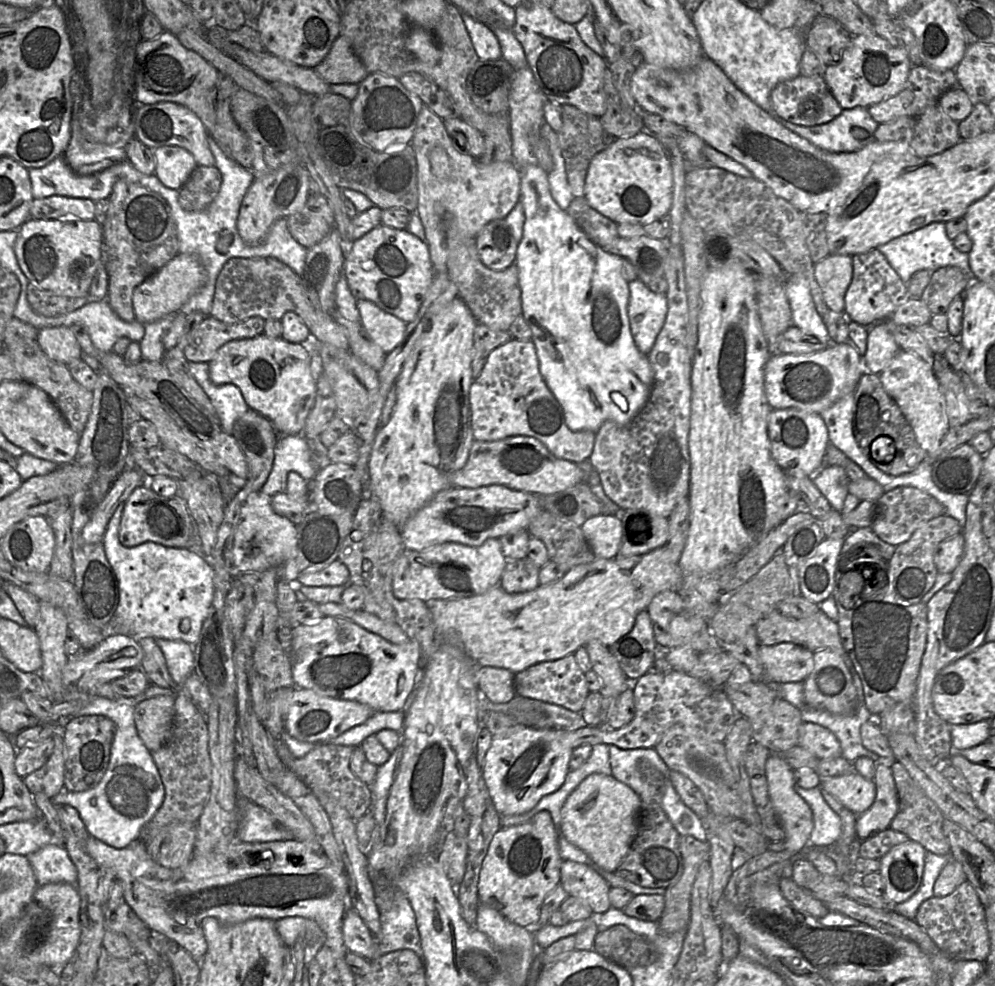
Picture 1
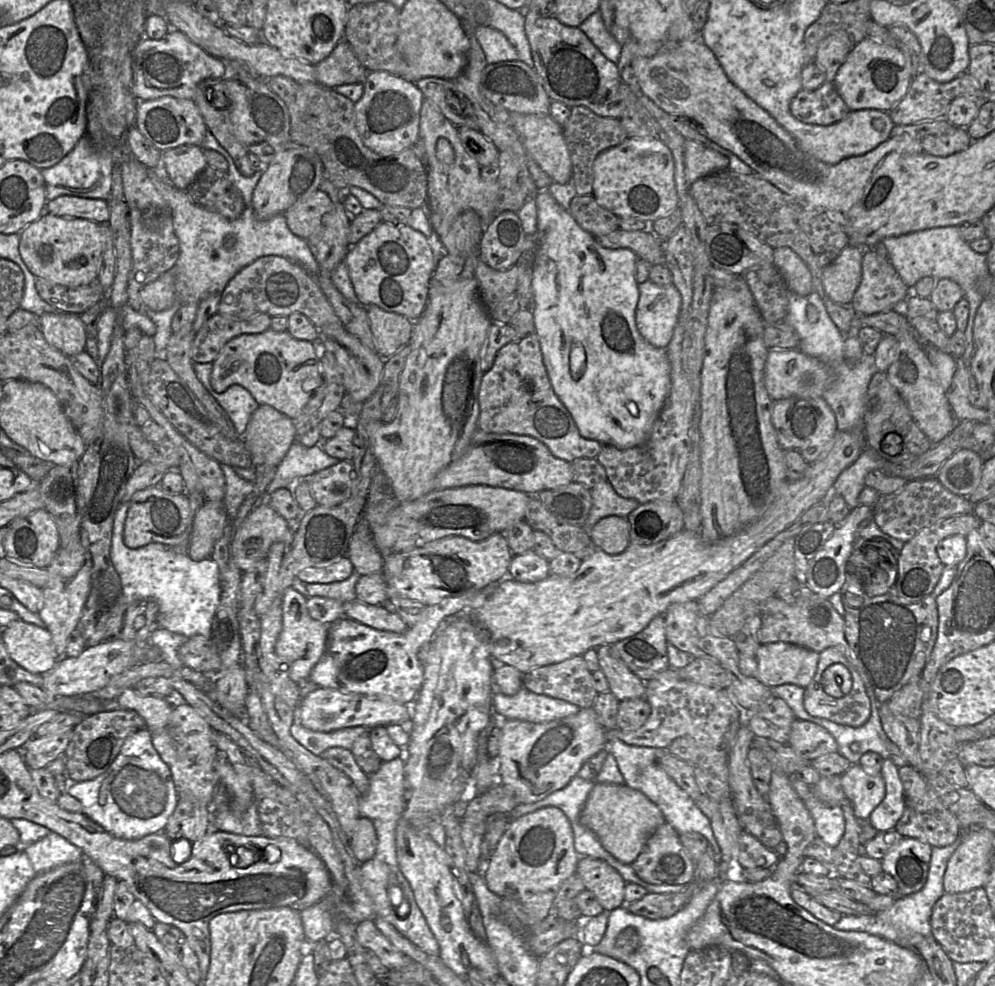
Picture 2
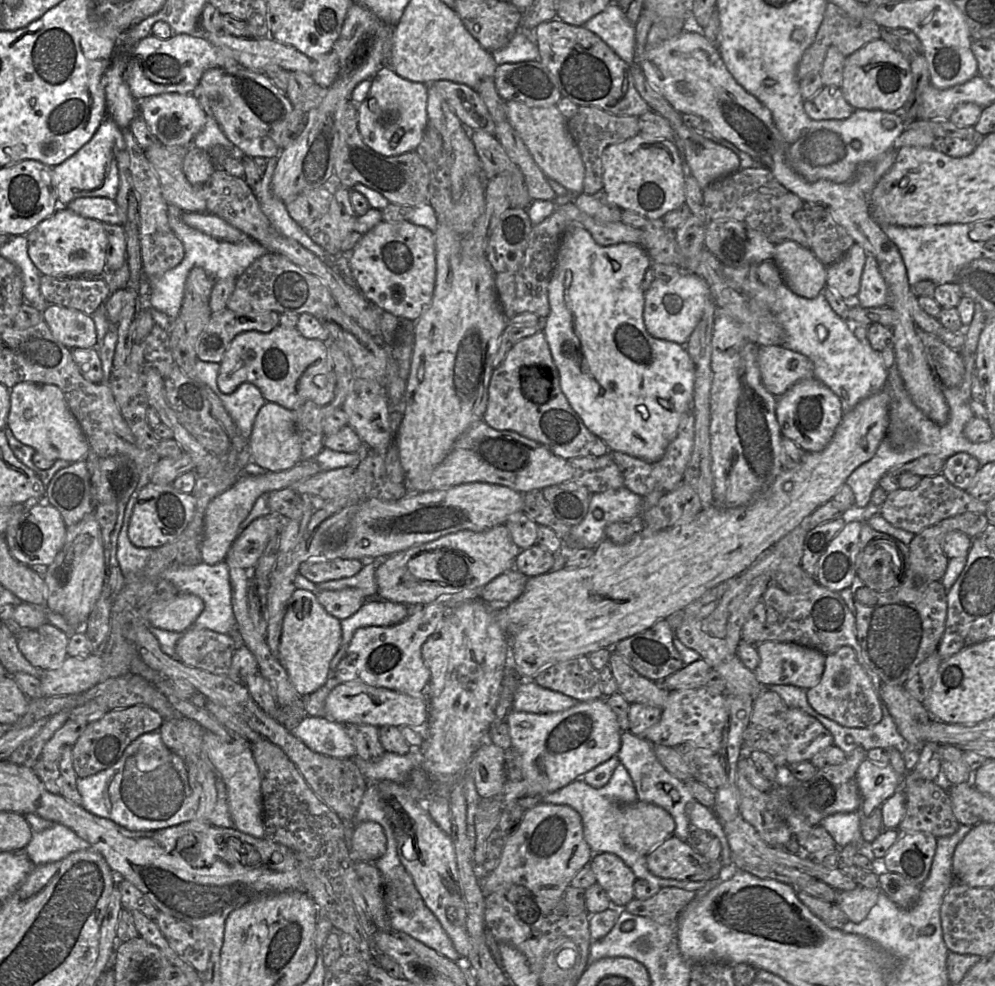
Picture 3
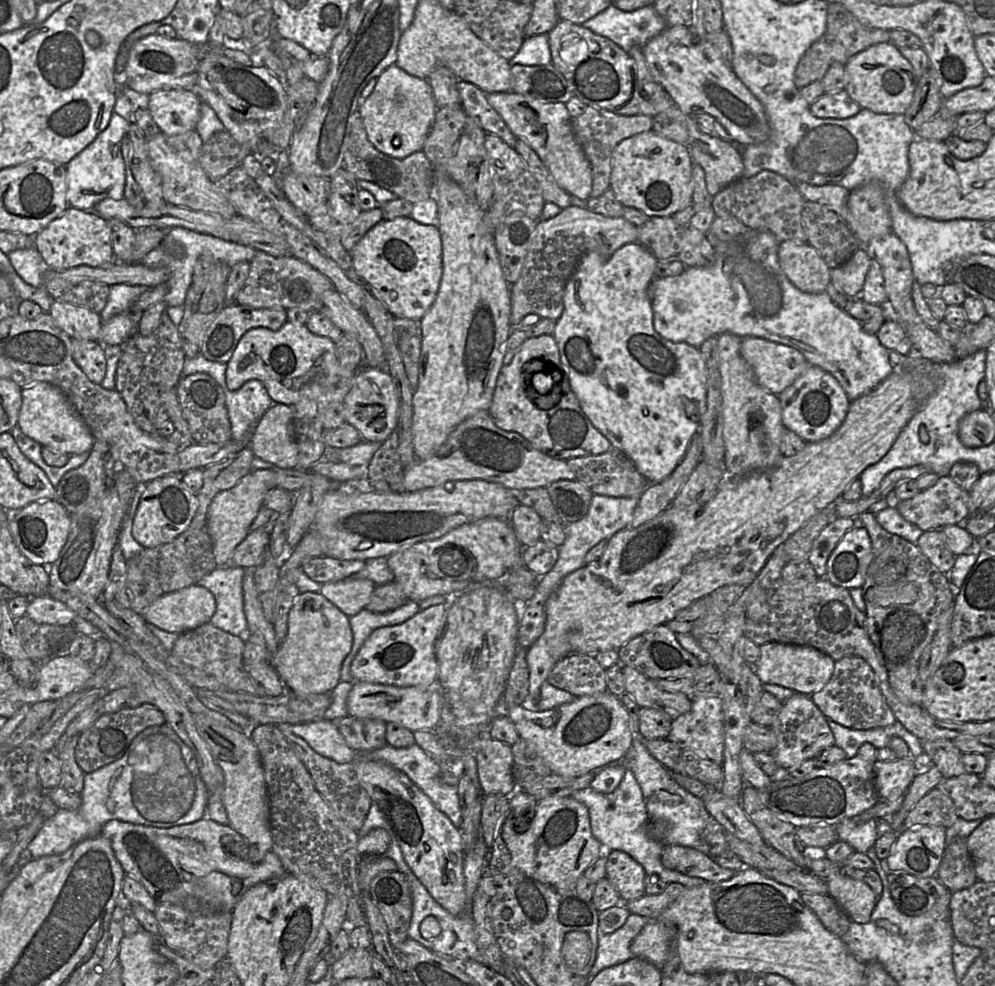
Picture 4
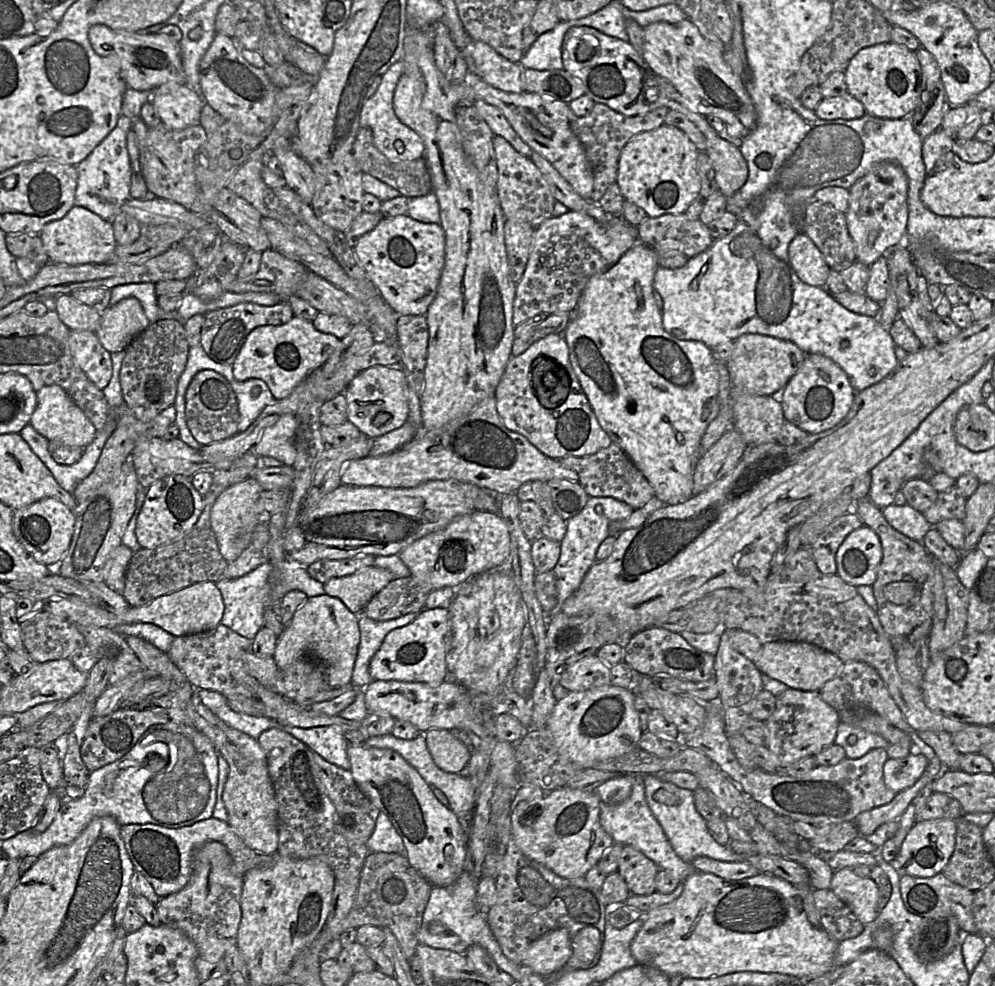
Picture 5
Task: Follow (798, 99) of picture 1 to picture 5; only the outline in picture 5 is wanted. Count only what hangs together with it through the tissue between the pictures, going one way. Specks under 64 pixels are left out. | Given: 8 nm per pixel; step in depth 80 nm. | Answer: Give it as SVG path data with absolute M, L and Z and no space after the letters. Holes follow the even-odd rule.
M849 93L823 98L813 112L823 120L852 120L861 118L867 113L863 104Z

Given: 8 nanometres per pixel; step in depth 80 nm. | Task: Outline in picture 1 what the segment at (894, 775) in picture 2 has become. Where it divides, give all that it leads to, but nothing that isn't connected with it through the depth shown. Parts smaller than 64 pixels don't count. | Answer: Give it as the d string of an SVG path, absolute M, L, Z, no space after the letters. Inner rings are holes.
M878 764L873 781L876 787L875 800L856 820L856 834L859 840L888 829L899 810L898 793L891 766Z

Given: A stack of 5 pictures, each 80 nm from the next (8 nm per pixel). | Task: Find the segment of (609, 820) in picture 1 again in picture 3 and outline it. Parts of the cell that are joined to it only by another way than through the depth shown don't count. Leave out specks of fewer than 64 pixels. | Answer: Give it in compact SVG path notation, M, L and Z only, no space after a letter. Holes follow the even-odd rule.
M636 801L621 808L621 837L634 851L647 855L674 833L673 818L662 808Z

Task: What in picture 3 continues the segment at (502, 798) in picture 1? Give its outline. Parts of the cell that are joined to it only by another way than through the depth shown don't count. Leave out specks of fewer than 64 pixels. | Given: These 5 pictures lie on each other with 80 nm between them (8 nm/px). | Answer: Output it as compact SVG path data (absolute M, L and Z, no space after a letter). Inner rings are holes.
M604 697L587 702L578 702L575 706L560 712L532 714L511 710L505 722L509 727L511 747L521 758L522 775L525 780L535 783L548 793L557 791L596 766L617 755L621 746L622 731L615 713Z

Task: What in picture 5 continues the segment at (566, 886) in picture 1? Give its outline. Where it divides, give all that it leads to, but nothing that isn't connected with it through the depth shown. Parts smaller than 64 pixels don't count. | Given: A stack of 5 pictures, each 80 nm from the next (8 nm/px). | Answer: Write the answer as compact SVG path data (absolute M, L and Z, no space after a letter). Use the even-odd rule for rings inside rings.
M624 846L617 872L625 880L632 895L649 895L655 891L658 866L632 846Z

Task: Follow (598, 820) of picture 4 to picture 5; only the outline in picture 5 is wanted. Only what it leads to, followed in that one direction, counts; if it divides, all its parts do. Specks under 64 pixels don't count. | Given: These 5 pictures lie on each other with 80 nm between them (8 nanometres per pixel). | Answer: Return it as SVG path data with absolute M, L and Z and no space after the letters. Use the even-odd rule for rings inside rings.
M632 775L634 782L629 797L619 804L600 804L600 824L612 837L614 844L632 846L652 860L660 870L666 870L683 882L694 869L689 863L682 861L672 849L661 826L651 813L646 803L644 785L641 775Z

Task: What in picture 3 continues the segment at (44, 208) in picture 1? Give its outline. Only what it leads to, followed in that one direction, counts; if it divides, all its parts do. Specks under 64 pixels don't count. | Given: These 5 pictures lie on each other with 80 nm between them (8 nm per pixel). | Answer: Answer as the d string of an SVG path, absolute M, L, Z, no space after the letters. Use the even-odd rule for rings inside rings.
M102 197L77 198L72 200L66 206L60 207L65 207L68 210L74 212L75 214L78 214L86 218L95 219L101 223L119 224L123 226L125 222L125 214L118 209L114 200L108 198Z

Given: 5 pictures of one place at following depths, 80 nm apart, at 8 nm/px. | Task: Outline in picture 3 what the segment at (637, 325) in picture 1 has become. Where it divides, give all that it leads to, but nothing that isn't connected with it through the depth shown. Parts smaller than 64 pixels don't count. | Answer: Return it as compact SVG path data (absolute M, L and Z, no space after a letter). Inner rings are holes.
M681 273L671 280L653 279L644 292L643 322L649 335L656 339L685 345L701 320L711 299L708 284L694 273Z

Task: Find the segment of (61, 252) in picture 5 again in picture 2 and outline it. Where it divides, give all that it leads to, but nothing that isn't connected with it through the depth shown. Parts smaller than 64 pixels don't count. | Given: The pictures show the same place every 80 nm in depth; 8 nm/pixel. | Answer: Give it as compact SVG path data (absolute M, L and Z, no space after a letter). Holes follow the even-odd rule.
M44 213L25 227L19 237L20 256L36 278L67 287L80 287L96 280L102 255L102 237L97 222Z

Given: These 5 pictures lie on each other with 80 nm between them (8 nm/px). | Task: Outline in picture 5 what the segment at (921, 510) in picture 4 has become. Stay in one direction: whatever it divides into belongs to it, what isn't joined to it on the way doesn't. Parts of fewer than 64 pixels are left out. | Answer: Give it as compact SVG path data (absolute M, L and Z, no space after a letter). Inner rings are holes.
M955 485L949 491L940 492L935 503L922 512L931 526L946 519L963 521L966 515L967 498Z

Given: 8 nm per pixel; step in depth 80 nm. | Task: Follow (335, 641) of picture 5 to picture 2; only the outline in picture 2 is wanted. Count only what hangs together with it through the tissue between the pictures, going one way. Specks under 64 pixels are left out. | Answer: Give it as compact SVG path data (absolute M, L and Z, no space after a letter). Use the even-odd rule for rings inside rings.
M292 587L282 595L282 630L276 642L276 653L288 666L290 678L302 684L309 678L310 672L326 650L330 625L314 620L307 610L305 596Z

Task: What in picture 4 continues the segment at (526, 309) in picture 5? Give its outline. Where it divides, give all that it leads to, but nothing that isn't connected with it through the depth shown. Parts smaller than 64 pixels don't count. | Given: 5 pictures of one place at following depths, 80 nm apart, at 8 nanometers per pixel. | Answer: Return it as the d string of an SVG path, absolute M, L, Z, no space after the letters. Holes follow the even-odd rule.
M578 205L563 208L556 216L538 221L518 280L511 285L510 323L518 324L527 314L558 320L564 310L563 296L567 282L580 258L590 252L610 257L625 244L637 242L638 227L623 216L607 217Z

